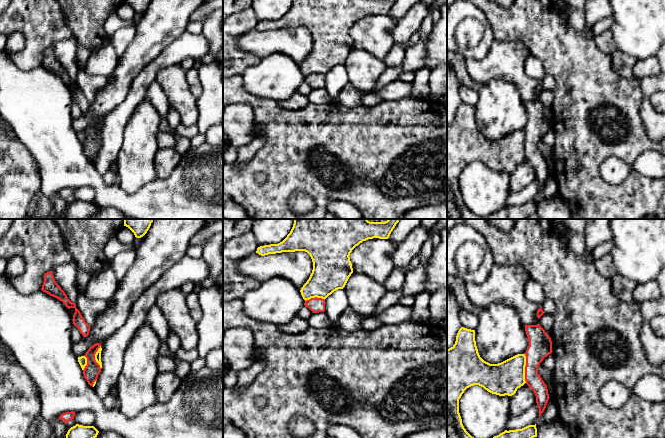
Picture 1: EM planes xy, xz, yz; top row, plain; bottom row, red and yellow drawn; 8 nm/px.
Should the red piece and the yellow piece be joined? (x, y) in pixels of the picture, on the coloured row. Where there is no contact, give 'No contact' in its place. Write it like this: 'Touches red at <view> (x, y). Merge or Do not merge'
Touches red at yz (525, 368). Do not merge

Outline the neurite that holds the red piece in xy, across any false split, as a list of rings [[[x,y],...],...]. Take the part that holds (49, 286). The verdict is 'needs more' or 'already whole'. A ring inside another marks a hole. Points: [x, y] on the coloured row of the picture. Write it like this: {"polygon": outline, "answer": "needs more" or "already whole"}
{"polygon": [[[49,271],[44,274],[44,282],[42,285],[41,290],[50,296],[53,296],[60,301],[62,301],[65,306],[70,309],[74,308],[75,313],[73,315],[73,324],[79,329],[80,333],[83,335],[83,337],[87,337],[89,335],[90,326],[85,322],[83,319],[80,311],[76,308],[76,304],[72,303],[65,292],[61,289],[61,287],[56,283],[53,272]]], "answer": "already whole"}

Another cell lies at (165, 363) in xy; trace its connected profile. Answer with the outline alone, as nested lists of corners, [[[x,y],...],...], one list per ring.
[[[159,355],[157,357],[157,366],[160,372],[174,372],[177,365],[172,357],[166,355]]]

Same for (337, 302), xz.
[[[343,289],[334,291],[325,299],[325,313],[333,326],[339,319],[344,310],[348,308],[348,298],[346,292]]]

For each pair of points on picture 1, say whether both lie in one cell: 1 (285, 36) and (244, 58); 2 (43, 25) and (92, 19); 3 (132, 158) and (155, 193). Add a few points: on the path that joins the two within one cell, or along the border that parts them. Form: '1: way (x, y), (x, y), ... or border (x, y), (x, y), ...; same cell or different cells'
1: border (240, 34), (238, 46), (261, 58); different cells
2: border (61, 10), (65, 24), (74, 33); different cells
3: border (156, 177), (134, 192), (126, 192); different cells

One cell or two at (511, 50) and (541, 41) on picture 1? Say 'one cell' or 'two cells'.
two cells

